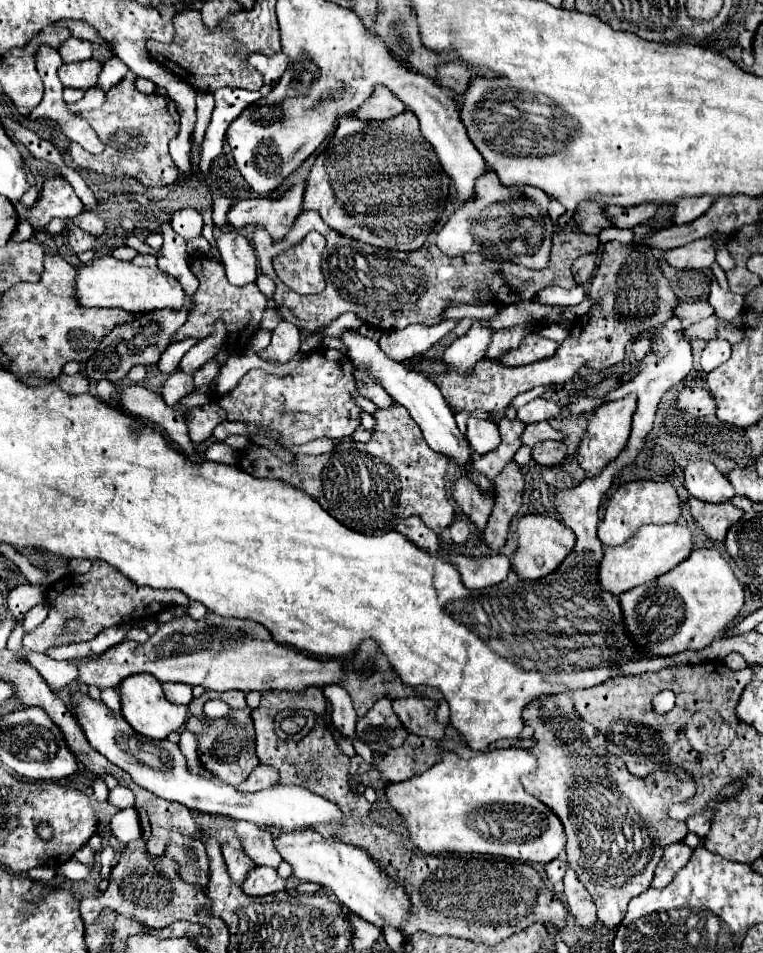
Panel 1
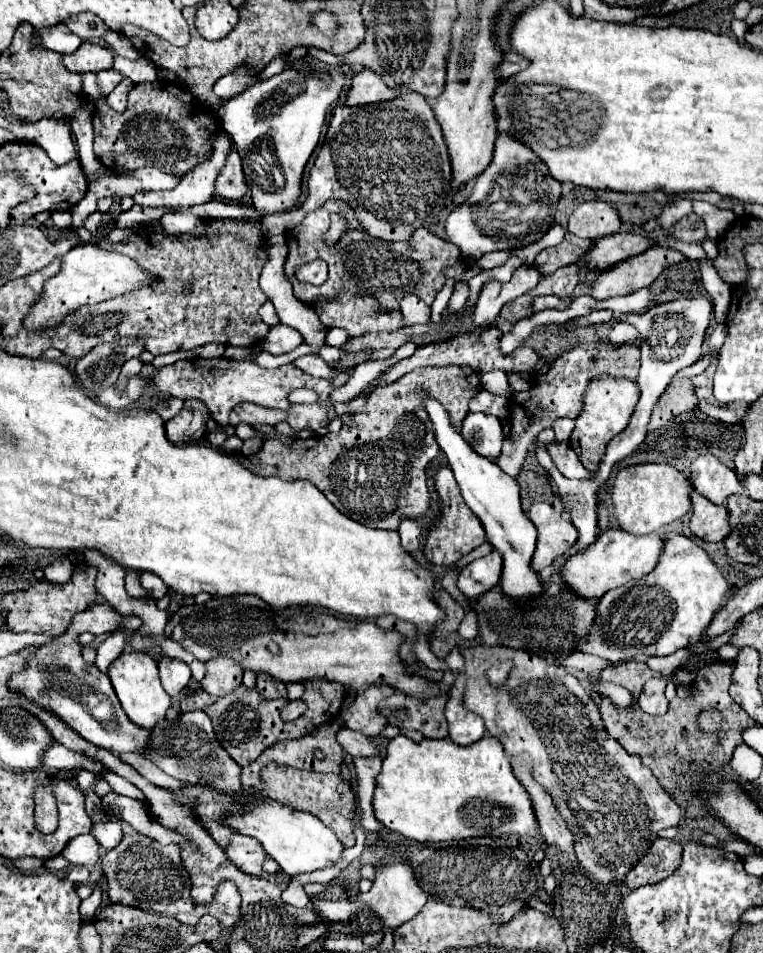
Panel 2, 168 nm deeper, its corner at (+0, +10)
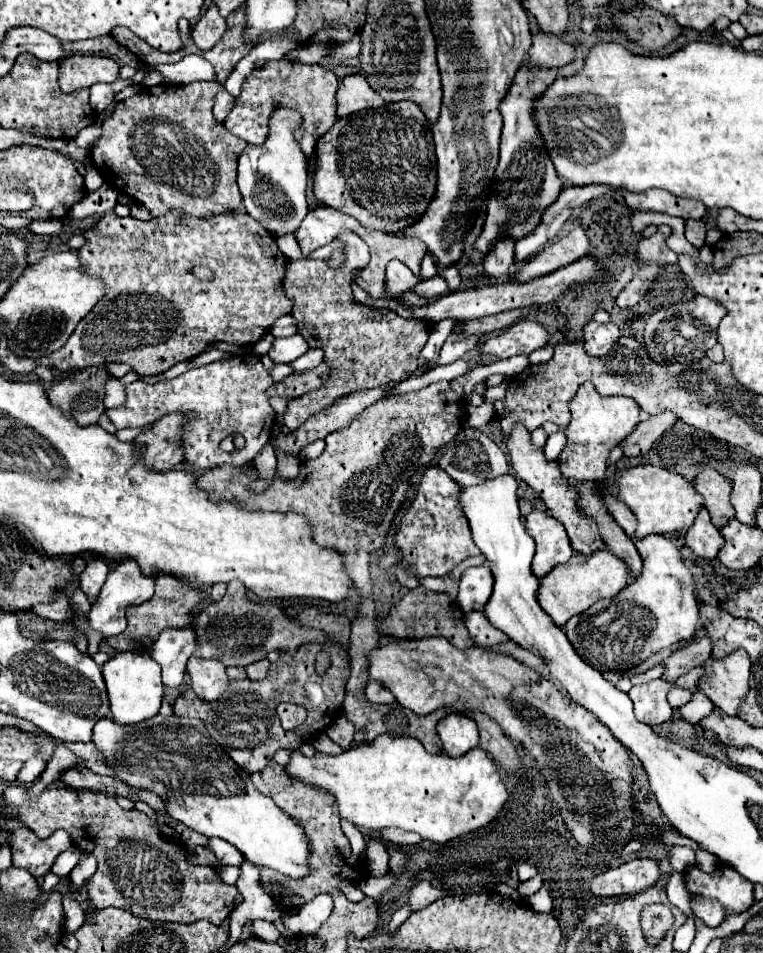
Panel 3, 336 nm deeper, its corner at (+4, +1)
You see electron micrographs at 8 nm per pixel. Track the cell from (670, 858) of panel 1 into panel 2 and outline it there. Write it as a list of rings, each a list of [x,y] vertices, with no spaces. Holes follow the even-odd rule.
[[[656,839],[648,853],[632,867],[626,877],[624,885],[630,889],[642,887],[642,885],[654,885],[664,881],[676,867],[680,865],[682,859],[682,847],[674,839]]]

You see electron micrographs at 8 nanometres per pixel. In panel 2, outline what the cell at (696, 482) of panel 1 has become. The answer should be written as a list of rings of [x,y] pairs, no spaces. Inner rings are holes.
[[[700,455],[690,467],[690,481],[694,489],[714,505],[722,505],[728,495],[746,493],[736,471],[722,465],[714,455]]]

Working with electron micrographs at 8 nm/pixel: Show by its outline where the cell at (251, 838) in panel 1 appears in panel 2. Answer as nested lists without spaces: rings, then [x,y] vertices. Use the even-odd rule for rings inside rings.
[[[120,753],[118,757],[122,757],[122,761],[124,763],[128,763],[128,765],[132,765],[142,777],[146,777],[150,783],[154,783],[154,785],[160,785],[160,787],[166,787],[166,789],[180,789],[180,787],[184,787],[184,783],[180,783],[178,779],[174,779],[174,777],[170,777],[170,775],[166,775],[162,769],[158,769],[154,763],[150,763],[148,759],[144,759],[144,757],[140,757],[140,755],[136,755],[136,753]]]

